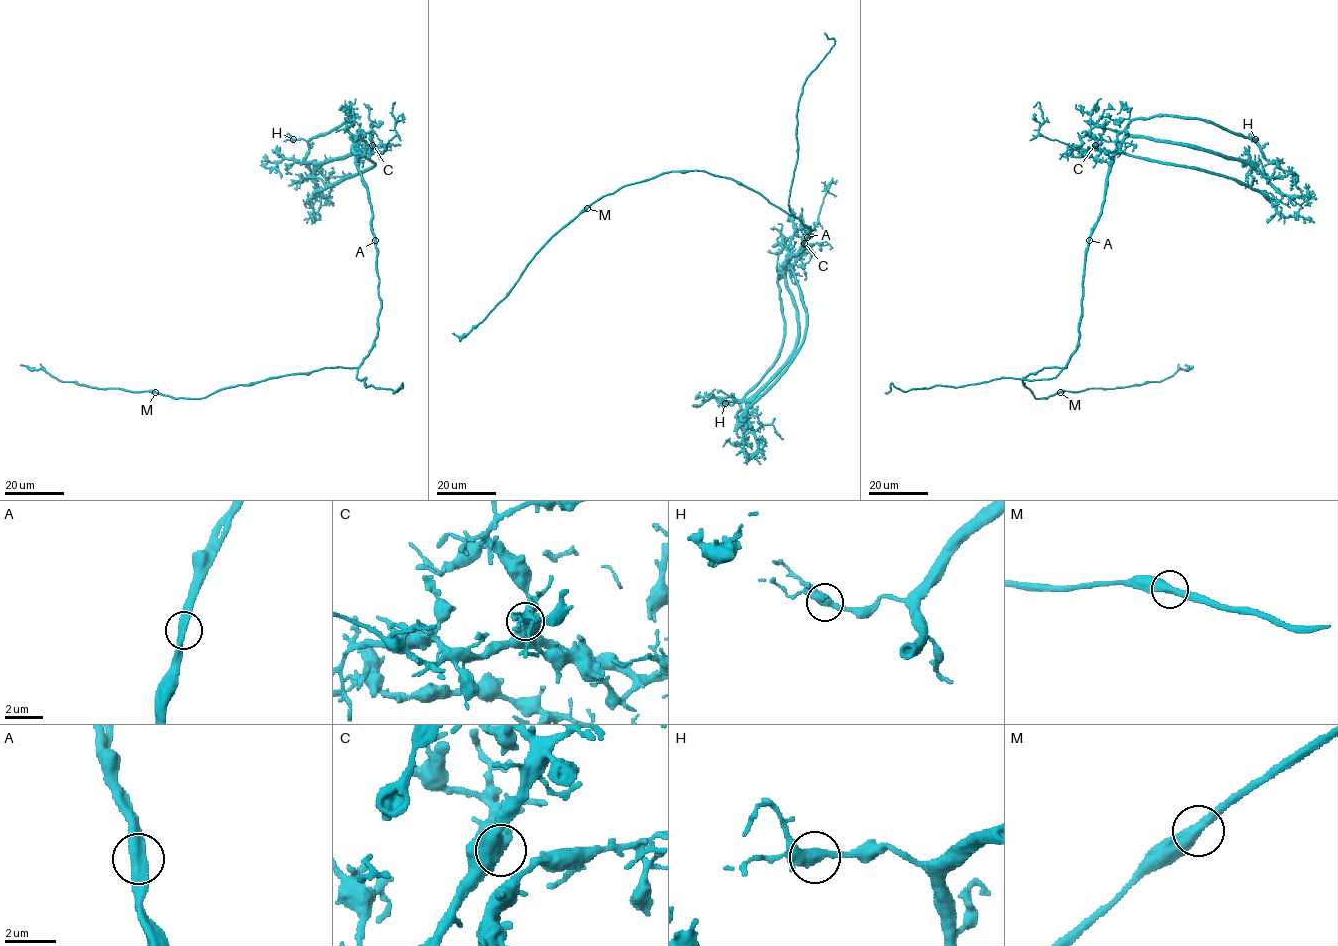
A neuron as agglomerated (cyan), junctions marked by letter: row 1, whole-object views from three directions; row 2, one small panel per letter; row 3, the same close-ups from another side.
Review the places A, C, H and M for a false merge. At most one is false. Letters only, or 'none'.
none

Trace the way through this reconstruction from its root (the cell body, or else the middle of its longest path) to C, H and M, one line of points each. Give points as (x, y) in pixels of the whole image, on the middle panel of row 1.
C: (809, 228), (813, 229), (803, 241), (804, 248), (787, 262), (788, 267), (793, 265), (796, 253), (804, 243)
H: (809, 228), (804, 248), (778, 277), (784, 322), (779, 356), (738, 402), (725, 403)
M: (809, 228), (758, 193), (731, 179), (702, 171), (662, 173), (623, 185), (587, 208)

